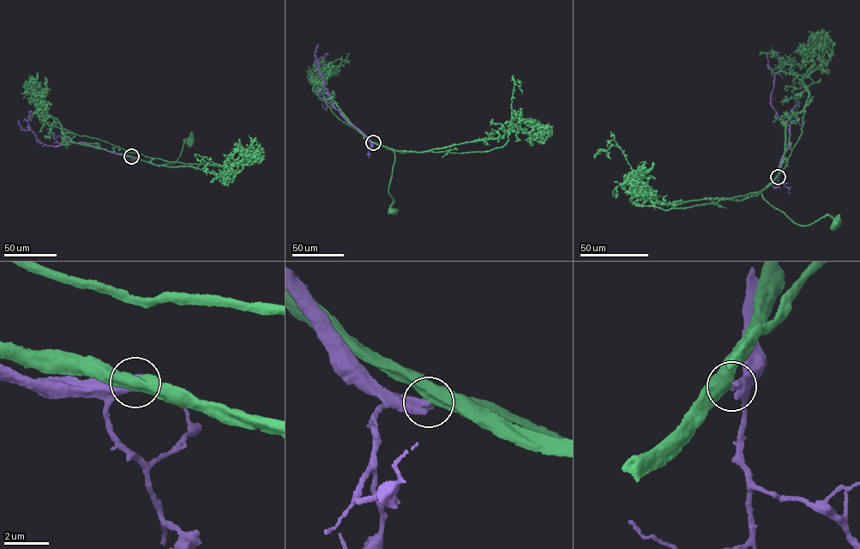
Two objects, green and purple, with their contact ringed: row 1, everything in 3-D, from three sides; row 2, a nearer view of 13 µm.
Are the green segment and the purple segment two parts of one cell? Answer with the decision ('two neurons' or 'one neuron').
two neurons

